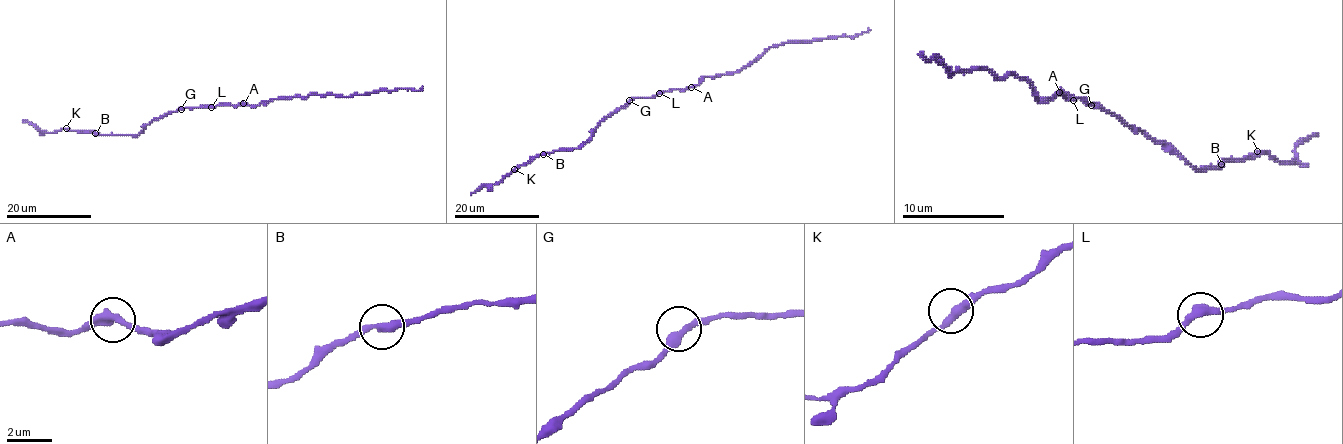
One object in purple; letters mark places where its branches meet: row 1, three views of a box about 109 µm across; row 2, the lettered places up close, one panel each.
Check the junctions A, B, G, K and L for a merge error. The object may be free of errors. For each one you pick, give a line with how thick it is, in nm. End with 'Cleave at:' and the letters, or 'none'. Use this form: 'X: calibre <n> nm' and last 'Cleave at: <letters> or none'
Cleave at: none

